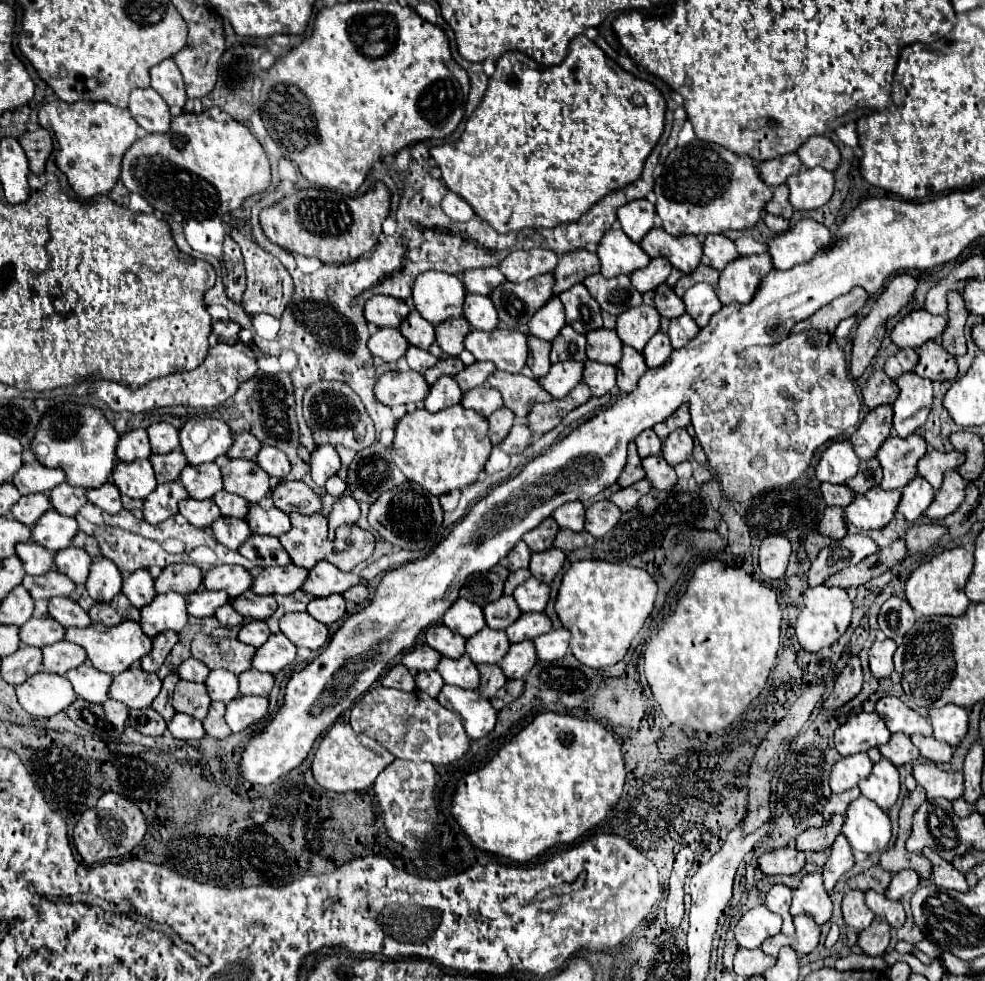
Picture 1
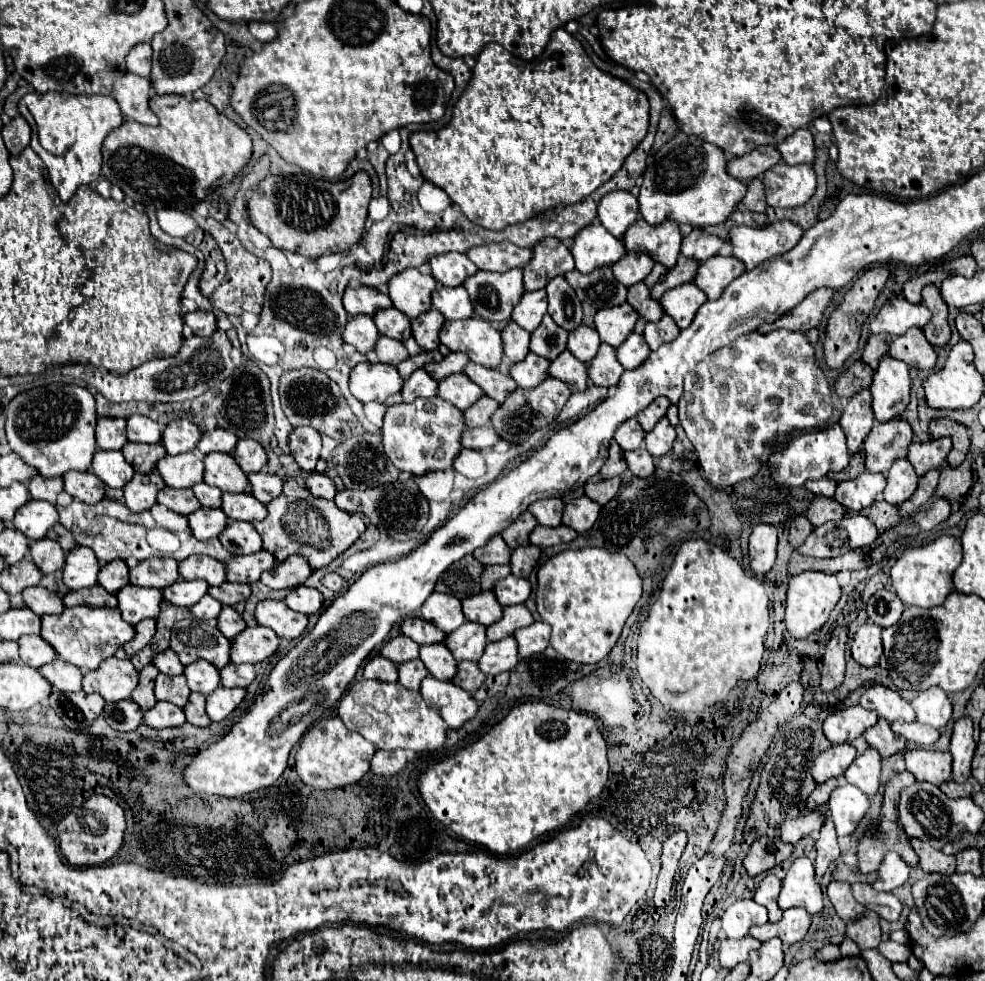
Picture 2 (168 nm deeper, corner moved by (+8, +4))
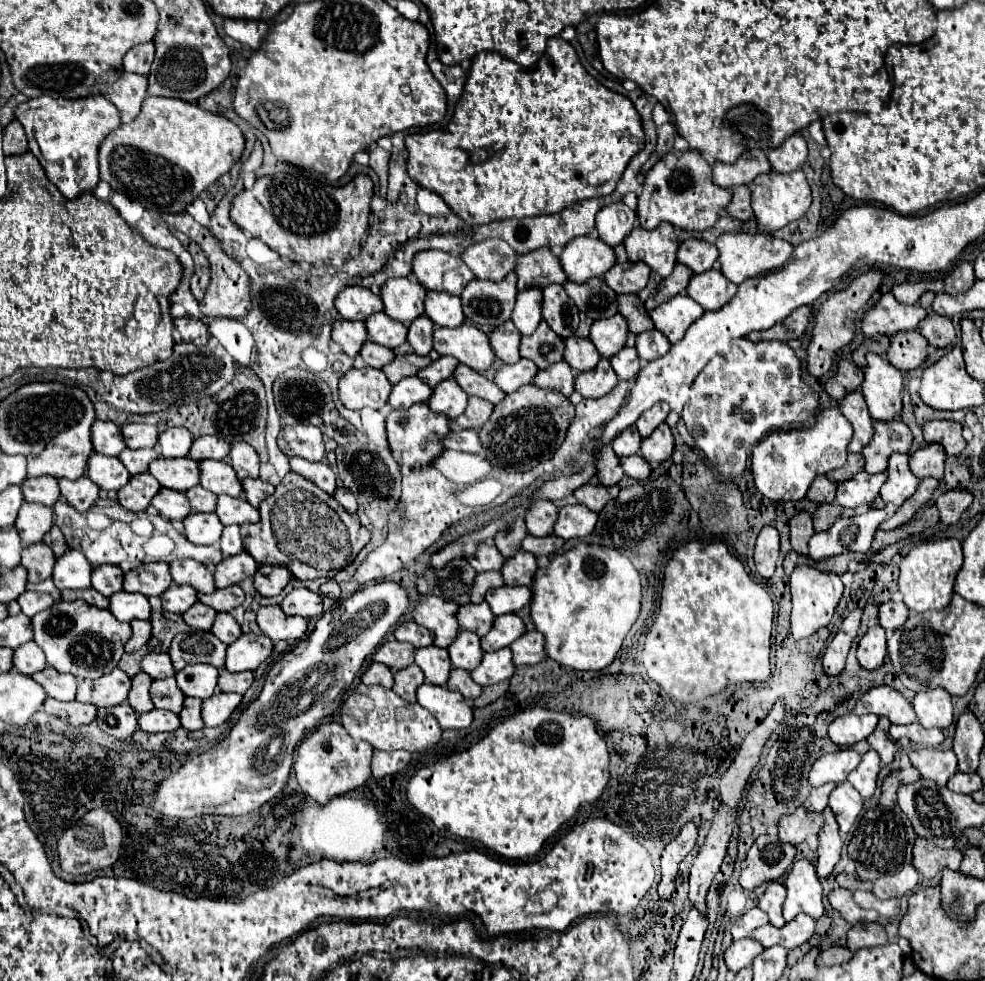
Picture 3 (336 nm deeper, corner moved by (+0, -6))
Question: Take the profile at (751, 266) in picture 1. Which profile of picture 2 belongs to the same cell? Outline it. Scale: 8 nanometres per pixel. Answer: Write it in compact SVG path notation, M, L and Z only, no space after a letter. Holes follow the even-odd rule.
M715 255L715 257L709 257L707 261L699 263L699 269L697 269L697 275L695 275L693 283L709 299L719 299L723 289L733 279L737 279L743 271L745 271L745 267L735 257L719 257L719 255Z

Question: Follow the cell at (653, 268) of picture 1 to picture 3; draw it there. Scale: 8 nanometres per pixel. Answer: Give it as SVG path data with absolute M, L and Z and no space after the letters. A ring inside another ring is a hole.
M617 263L611 267L611 271L605 273L605 283L617 291L619 295L623 293L639 293L641 289L645 289L647 281L649 281L649 267L645 267L645 263Z

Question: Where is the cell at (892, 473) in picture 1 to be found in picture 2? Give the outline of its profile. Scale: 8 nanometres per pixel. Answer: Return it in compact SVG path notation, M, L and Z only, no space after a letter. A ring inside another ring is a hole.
M901 417L873 425L871 433L863 441L865 469L873 473L887 473L893 457L905 457L913 439L909 423Z

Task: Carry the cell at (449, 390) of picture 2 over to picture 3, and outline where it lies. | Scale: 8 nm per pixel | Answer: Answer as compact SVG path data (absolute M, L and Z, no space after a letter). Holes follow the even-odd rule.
M447 379L433 389L433 395L427 405L437 413L445 413L451 419L457 419L457 415L465 411L467 401L469 401L469 395L461 391L461 385L455 379Z

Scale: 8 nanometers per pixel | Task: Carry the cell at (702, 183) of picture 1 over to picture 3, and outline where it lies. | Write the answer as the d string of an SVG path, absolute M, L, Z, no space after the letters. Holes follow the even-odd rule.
M671 151L647 171L643 191L639 193L637 219L643 229L653 229L667 221L687 231L705 231L719 221L721 211L725 211L731 197L733 195L729 189L713 183L711 165L701 157L699 151Z

